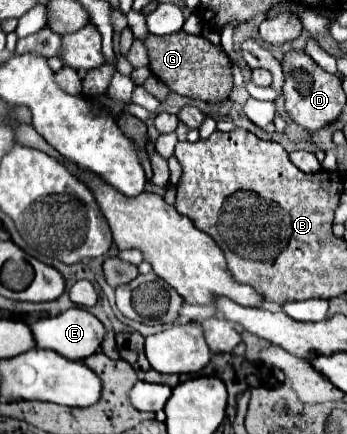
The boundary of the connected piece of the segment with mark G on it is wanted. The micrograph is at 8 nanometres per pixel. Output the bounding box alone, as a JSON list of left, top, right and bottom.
[144,32,232,102]

